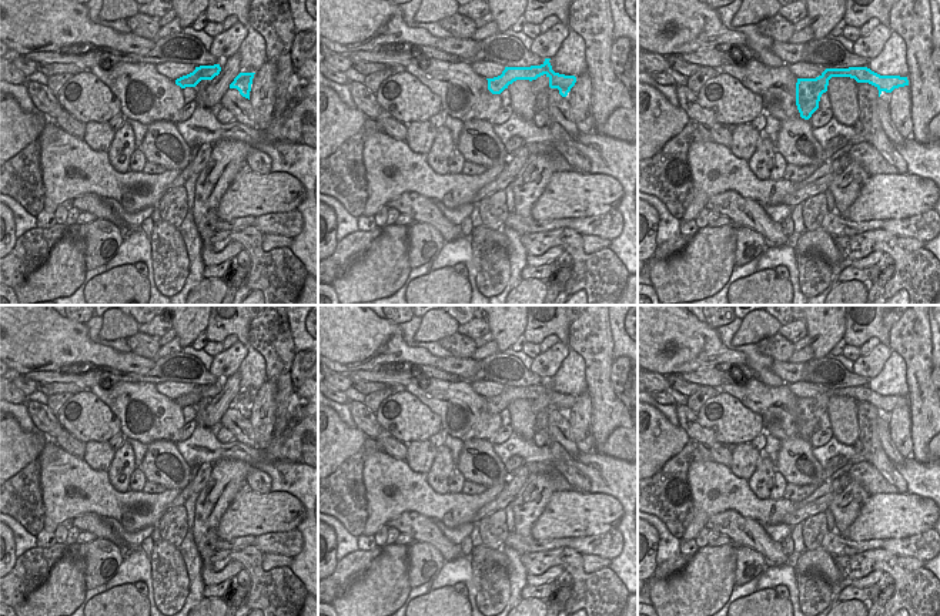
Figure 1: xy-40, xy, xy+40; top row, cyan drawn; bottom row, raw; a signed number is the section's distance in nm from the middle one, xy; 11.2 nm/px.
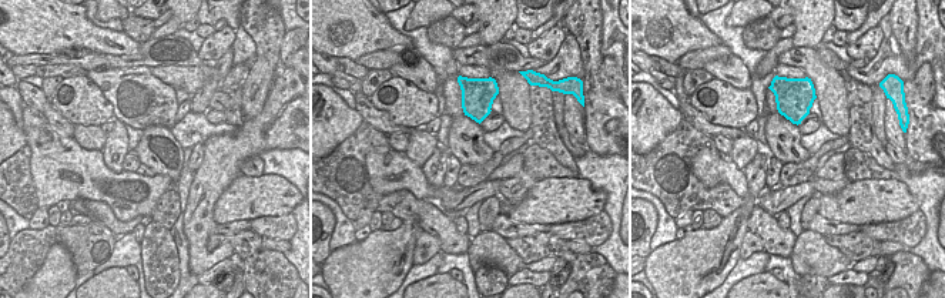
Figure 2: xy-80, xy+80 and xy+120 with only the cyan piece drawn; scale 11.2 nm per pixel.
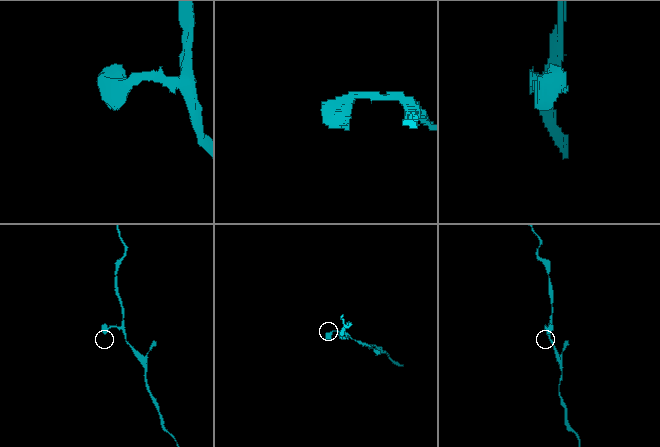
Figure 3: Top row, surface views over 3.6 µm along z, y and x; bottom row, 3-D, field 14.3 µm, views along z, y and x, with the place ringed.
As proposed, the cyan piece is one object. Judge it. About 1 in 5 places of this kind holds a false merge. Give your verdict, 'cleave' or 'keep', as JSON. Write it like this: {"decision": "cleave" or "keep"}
{"decision": "keep"}

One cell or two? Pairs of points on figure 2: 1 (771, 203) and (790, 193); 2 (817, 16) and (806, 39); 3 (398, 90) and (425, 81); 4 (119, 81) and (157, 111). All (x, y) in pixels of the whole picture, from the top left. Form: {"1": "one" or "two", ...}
{"1": "one", "2": "one", "3": "two", "4": "one"}

